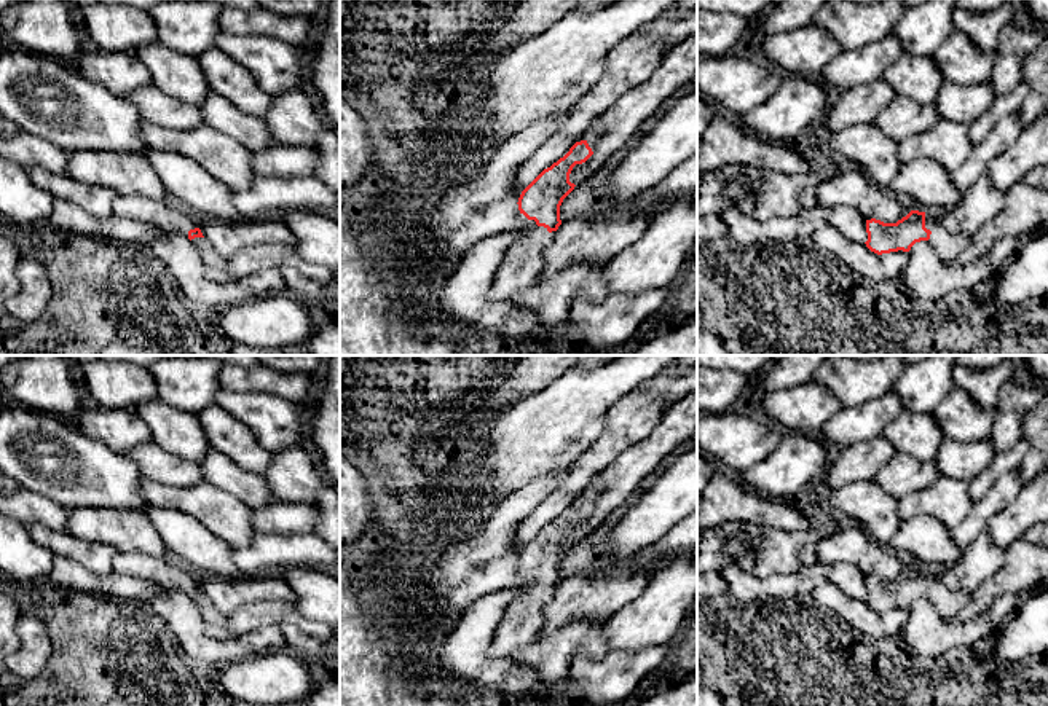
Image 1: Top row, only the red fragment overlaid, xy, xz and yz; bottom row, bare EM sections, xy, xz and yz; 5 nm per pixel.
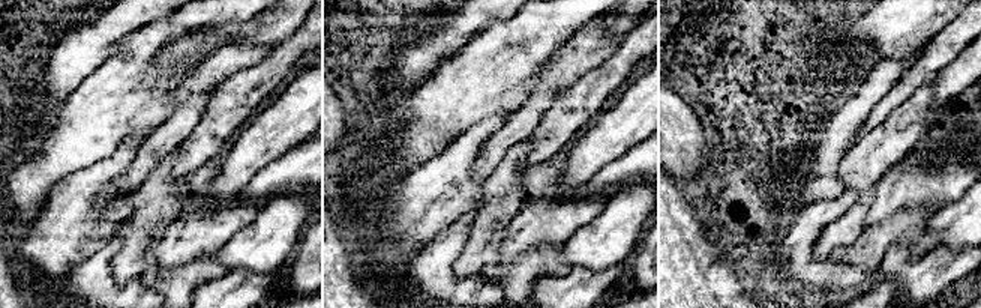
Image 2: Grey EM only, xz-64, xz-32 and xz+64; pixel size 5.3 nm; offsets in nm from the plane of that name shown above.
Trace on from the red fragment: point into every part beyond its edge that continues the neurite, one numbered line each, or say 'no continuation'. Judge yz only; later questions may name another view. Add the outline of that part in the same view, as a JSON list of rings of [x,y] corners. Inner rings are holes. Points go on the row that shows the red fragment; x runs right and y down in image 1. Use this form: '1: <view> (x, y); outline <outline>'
1: yz (949, 247); outline [[[925,212],[925,228],[932,231],[928,242],[946,263],[959,261],[970,245],[970,234],[952,234],[940,225],[940,212]]]

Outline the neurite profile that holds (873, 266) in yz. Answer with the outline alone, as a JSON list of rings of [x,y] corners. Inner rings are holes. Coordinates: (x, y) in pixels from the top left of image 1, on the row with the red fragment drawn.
[[[831,225],[818,228],[810,241],[874,282],[900,277],[909,260],[909,252],[903,250],[877,255],[866,244],[847,241]]]

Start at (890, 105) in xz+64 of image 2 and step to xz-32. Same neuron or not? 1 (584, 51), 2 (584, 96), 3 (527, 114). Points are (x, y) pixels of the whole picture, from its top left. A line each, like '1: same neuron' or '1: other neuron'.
1: same neuron
2: other neuron
3: same neuron

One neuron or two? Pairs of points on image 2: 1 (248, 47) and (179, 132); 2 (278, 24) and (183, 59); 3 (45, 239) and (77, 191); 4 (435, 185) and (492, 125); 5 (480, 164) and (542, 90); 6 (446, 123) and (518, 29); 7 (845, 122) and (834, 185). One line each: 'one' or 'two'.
1: one
2: one
3: one
4: one
5: one
6: one
7: one

